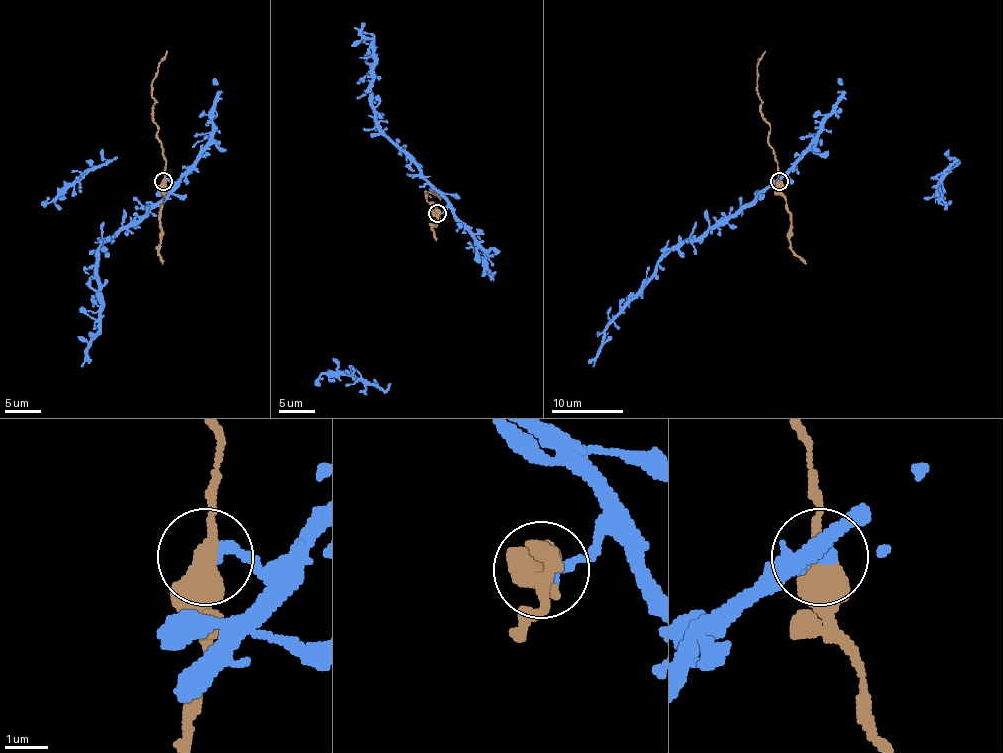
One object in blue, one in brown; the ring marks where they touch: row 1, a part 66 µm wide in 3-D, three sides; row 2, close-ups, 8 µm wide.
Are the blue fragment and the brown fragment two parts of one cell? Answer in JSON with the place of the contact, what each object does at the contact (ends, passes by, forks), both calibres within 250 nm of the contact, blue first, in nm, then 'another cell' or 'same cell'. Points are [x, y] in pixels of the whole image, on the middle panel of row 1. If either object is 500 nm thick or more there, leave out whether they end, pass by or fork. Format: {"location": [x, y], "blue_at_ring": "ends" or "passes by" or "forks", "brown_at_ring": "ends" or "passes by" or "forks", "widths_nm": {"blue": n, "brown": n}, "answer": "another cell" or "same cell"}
{"location": [437, 213], "blue_at_ring": "ends", "brown_at_ring": "passes by", "widths_nm": {"blue": 340, "brown": 480}, "answer": "another cell"}

